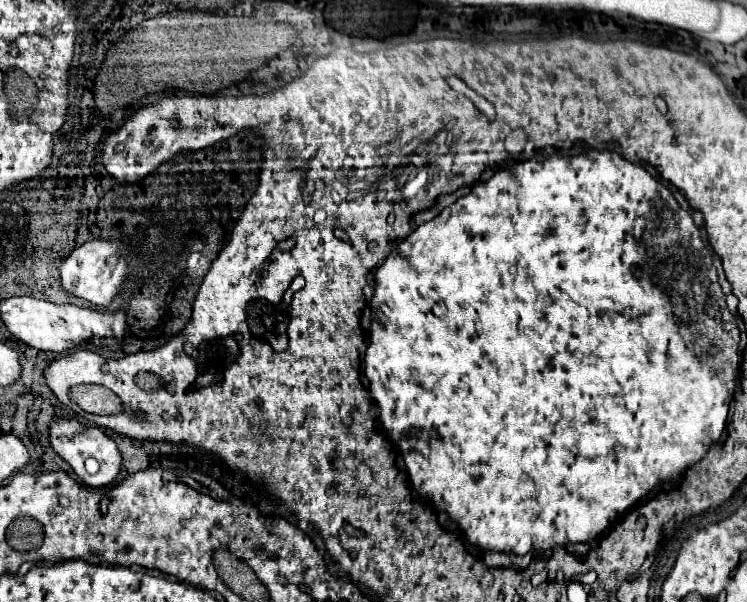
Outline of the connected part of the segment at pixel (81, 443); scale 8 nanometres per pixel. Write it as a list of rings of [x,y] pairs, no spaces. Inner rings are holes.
[[[58,420],[50,426],[50,442],[52,442],[52,448],[72,466],[72,470],[88,484],[88,486],[94,486],[94,488],[102,488],[102,486],[108,486],[112,484],[118,474],[120,474],[120,468],[122,468],[122,454],[116,446],[116,442],[106,436],[98,426],[84,426],[80,424],[78,420]],[[86,458],[94,458],[98,460],[100,464],[100,470],[98,474],[88,474],[86,468],[84,468],[84,462]]]

